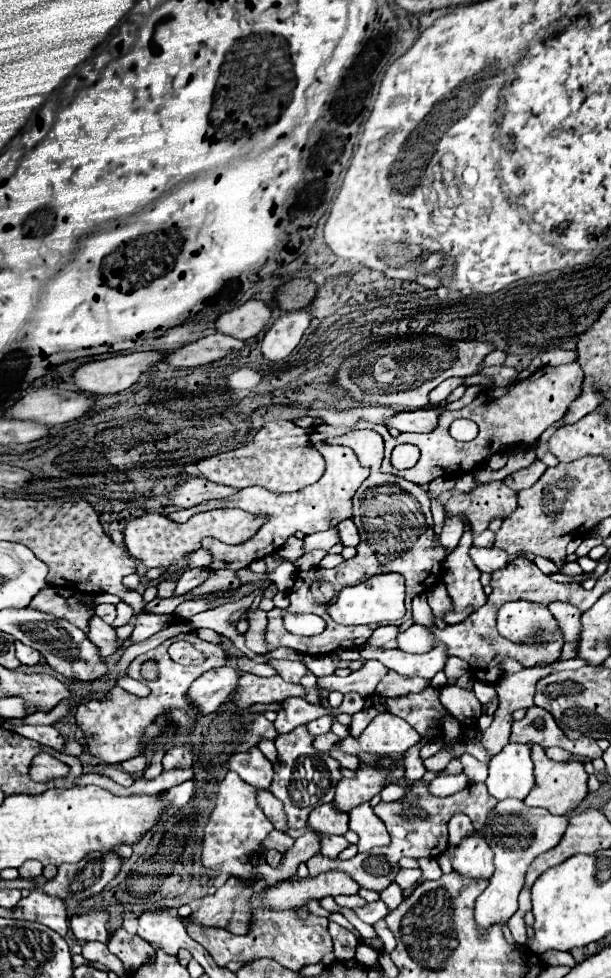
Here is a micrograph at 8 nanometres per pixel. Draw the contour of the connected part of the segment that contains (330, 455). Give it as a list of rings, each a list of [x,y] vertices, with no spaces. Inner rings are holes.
[[[324,440],[318,442],[318,446],[324,448],[324,460],[326,460],[326,470],[322,474],[322,478],[310,486],[304,486],[298,492],[284,492],[284,494],[274,494],[268,492],[264,488],[256,488],[256,486],[248,486],[238,490],[236,494],[230,494],[228,498],[216,498],[216,500],[208,500],[204,504],[198,504],[196,508],[180,508],[176,512],[172,512],[169,518],[176,522],[186,522],[188,518],[198,512],[206,512],[217,508],[240,508],[254,516],[262,516],[264,524],[262,528],[262,536],[258,536],[258,542],[262,544],[248,544],[248,564],[252,560],[258,560],[266,554],[276,552],[290,534],[312,534],[312,532],[320,532],[320,530],[328,530],[330,526],[338,524],[344,518],[352,518],[352,494],[362,486],[362,482],[370,476],[370,470],[364,468],[356,456],[356,452],[348,446],[338,446],[338,444],[326,444]],[[334,510],[334,518],[328,518],[328,514]]]

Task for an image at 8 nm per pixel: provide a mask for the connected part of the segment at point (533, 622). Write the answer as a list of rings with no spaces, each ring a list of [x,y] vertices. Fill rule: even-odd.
[[[510,600],[500,608],[497,614],[498,633],[508,640],[520,642],[520,626],[522,640],[530,640],[534,636],[550,642],[556,632],[562,632],[554,614],[542,606],[532,604],[530,600]]]

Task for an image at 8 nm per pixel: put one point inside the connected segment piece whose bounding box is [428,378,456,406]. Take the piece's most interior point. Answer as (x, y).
(438, 394)

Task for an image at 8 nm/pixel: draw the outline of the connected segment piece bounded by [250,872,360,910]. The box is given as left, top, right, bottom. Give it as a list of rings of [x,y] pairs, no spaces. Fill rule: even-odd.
[[[326,872],[316,878],[300,878],[294,884],[278,884],[270,888],[264,896],[252,896],[250,908],[290,908],[304,906],[310,898],[326,898],[338,894],[356,894],[360,886],[344,872]]]

